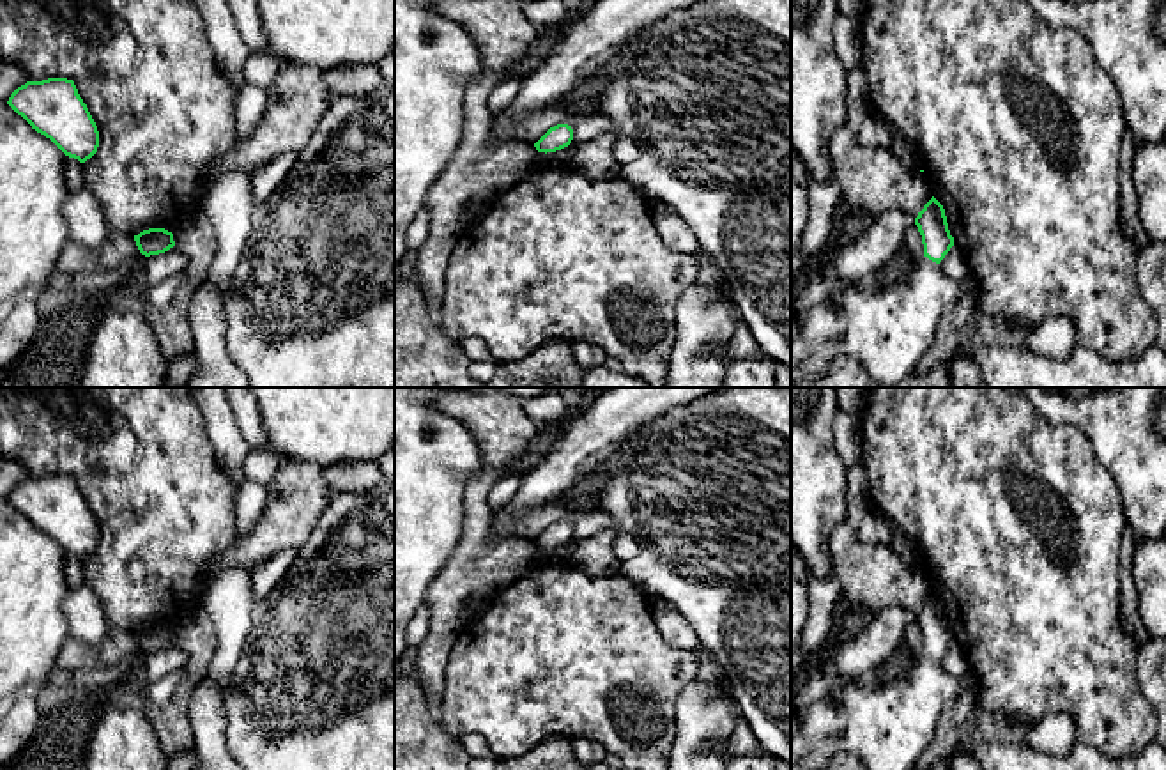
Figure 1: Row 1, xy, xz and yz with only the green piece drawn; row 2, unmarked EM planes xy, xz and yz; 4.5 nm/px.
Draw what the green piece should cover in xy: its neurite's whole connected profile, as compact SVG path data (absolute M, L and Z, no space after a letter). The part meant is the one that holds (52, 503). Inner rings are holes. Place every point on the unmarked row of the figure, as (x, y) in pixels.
M73 476L27 478L7 501L65 552L85 559L97 549L97 522Z

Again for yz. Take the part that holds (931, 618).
M932 593L915 614L922 632L924 653L913 662L913 667L899 678L879 681L876 678L858 680L835 690L805 710L798 710L791 701L791 715L802 719L802 726L791 738L791 770L825 770L835 754L856 754L867 770L911 770L931 743L941 710L952 703L963 690L954 676L941 669L940 658L954 643L943 602Z

